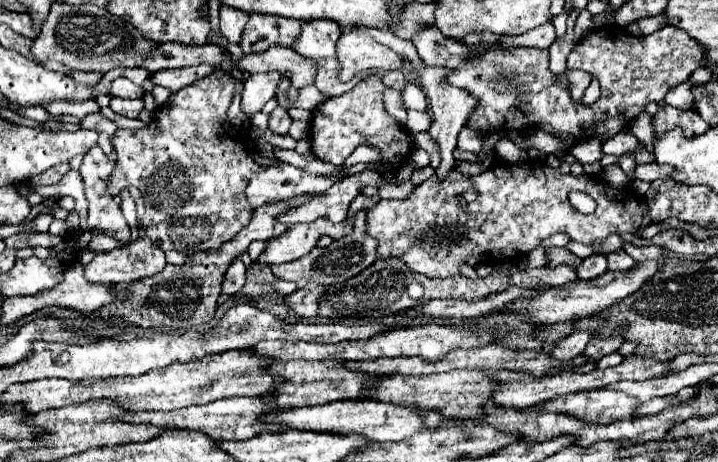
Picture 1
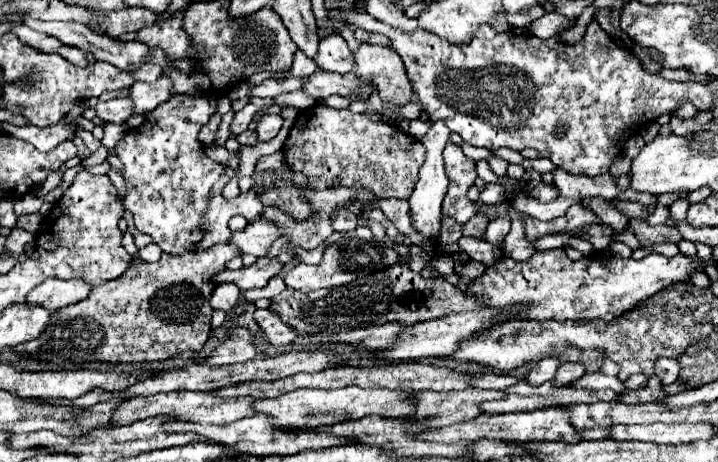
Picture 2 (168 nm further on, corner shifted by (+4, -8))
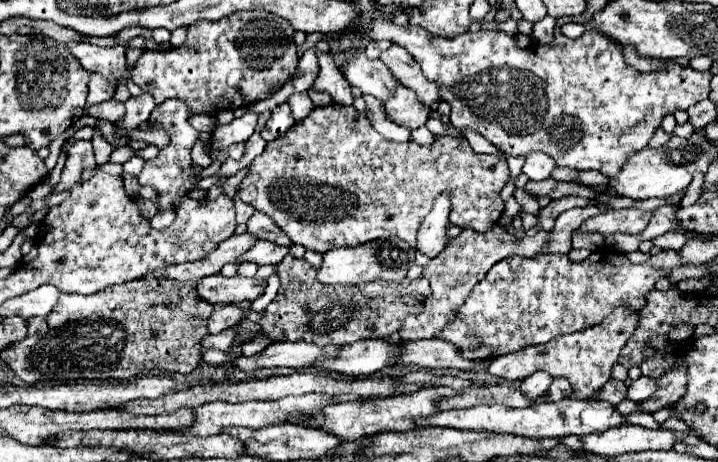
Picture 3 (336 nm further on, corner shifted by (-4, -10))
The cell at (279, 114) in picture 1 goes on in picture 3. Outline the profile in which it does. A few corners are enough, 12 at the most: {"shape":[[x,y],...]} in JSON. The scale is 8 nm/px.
{"shape":[[290,106],[272,110],[262,136],[266,142],[286,134],[294,124]]}

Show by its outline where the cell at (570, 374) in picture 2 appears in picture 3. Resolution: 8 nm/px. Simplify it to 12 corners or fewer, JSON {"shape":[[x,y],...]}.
{"shape":[[554,378],[548,396],[550,402],[568,398],[572,386],[566,378]]}

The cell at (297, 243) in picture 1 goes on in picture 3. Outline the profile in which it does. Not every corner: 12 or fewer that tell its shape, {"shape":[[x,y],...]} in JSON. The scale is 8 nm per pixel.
{"shape":[[200,278],[200,298],[212,304],[254,302],[266,290],[266,280]]}

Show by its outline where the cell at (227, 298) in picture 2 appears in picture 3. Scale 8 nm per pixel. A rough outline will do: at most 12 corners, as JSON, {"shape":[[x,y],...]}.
{"shape":[[224,304],[208,318],[210,334],[242,322],[250,308]]}

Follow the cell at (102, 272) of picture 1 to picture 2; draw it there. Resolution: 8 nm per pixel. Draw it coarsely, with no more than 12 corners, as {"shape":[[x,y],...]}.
{"shape":[[46,280],[24,304],[48,310],[84,300],[90,286],[82,280]]}

